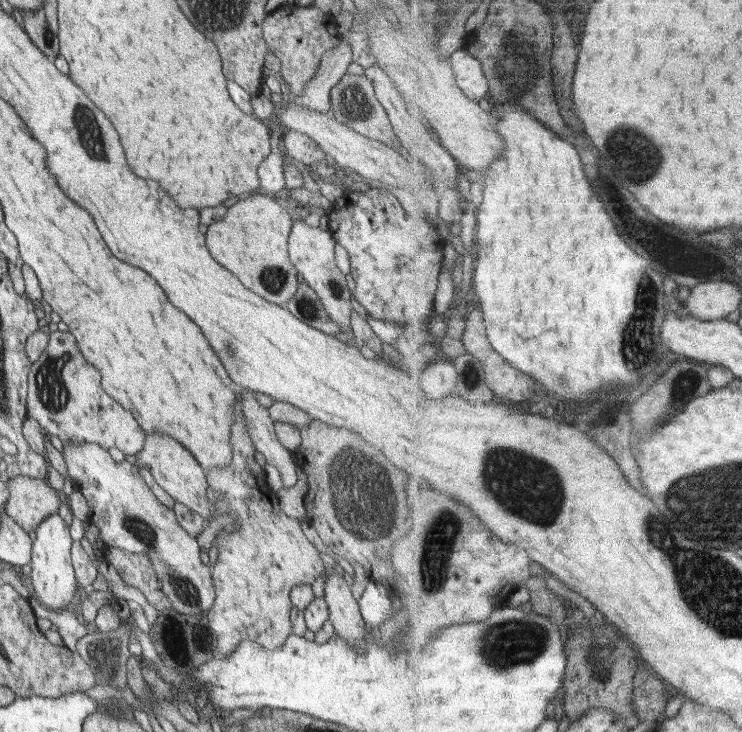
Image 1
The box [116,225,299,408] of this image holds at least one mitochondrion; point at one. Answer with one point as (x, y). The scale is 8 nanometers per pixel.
(275, 280)

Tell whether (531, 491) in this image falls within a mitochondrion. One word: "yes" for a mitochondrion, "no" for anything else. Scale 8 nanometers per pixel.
yes

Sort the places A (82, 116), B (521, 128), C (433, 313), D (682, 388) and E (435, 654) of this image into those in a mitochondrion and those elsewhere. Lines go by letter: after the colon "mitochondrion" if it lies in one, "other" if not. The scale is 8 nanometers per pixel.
A: mitochondrion
B: other
C: other
D: mitochondrion
E: other

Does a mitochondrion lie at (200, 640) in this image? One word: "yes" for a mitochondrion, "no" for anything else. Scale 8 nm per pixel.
no

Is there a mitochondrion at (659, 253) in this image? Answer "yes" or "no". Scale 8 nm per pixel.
yes

